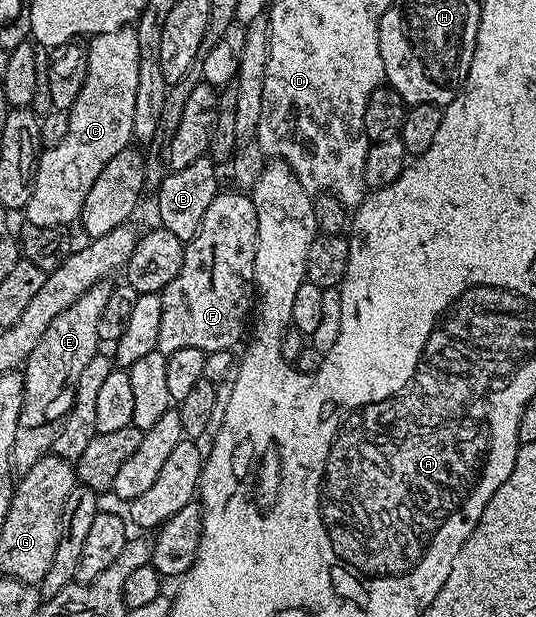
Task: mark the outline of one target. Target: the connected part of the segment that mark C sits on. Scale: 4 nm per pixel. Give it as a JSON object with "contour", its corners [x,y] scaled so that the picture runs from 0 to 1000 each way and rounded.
{"contour":[[[231,45],[228,49],[213,49],[201,55],[181,55],[168,63],[162,75],[162,122],[159,123],[159,136],[151,136],[151,149],[144,156],[144,162],[134,169],[127,183],[129,214],[121,220],[121,227],[114,227],[114,233],[106,233],[106,240],[86,240],[73,251],[73,266],[65,272],[65,297],[62,298],[62,311],[54,318],[54,331],[47,342],[49,358],[60,366],[108,366],[112,370],[131,368],[131,360],[149,352],[155,345],[155,332],[159,331],[159,318],[166,318],[166,308],[174,305],[174,292],[181,292],[181,285],[188,285],[188,272],[196,272],[196,266],[203,266],[203,259],[211,259],[211,253],[218,253],[218,246],[239,241],[248,230],[248,169],[256,164],[256,58],[250,47]]]}

